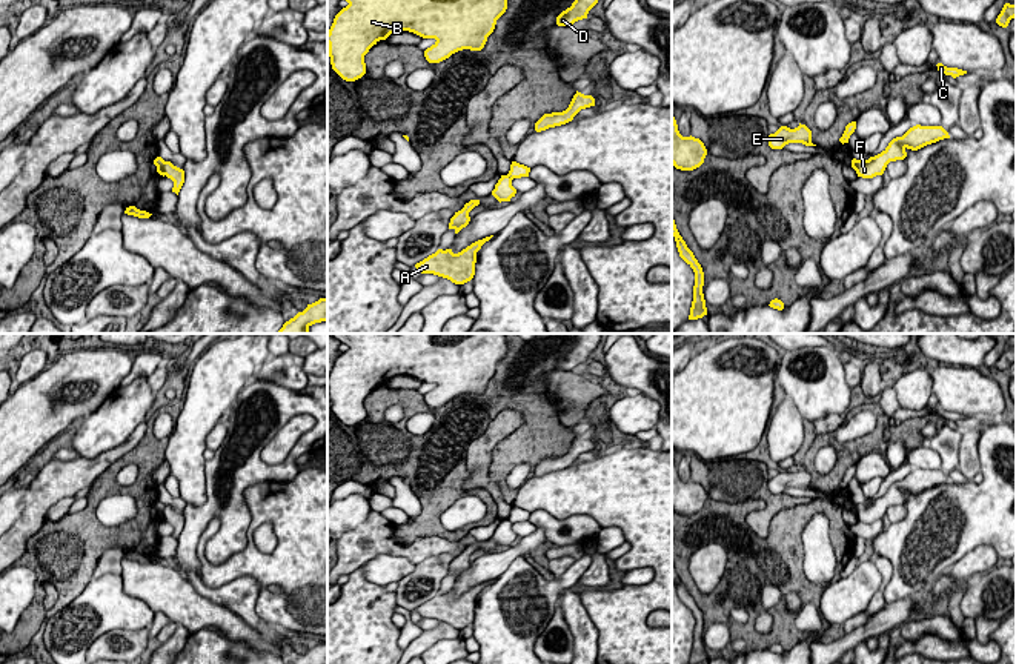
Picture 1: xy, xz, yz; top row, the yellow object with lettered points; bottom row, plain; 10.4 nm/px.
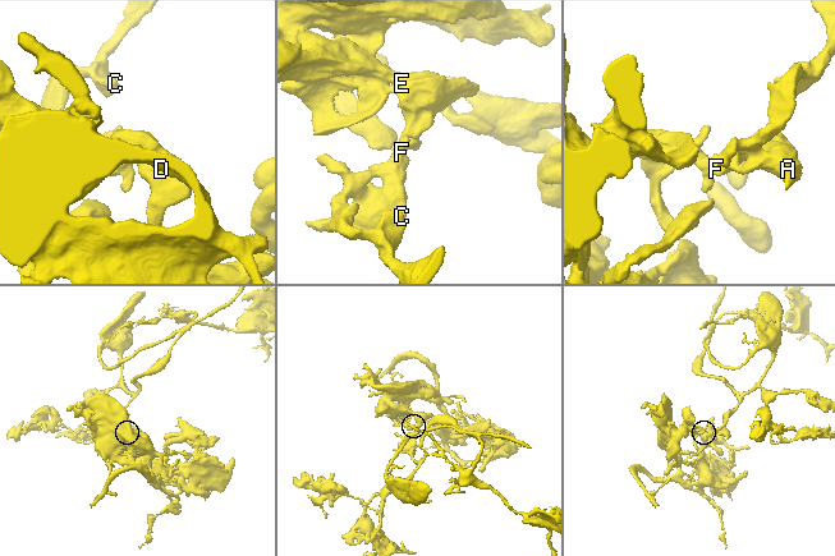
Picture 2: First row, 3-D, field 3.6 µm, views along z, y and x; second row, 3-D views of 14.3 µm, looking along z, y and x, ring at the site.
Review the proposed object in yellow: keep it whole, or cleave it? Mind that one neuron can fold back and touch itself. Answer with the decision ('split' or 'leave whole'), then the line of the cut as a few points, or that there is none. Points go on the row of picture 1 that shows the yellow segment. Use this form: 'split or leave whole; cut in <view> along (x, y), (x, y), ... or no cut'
split; cut in xy along (163, 162), (165, 174)

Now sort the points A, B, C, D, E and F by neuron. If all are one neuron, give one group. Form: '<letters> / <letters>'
A C F / B D E

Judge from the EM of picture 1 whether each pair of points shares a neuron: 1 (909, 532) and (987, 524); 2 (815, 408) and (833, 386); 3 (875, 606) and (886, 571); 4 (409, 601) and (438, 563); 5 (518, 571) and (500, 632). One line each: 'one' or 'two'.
1: one
2: one
3: one
4: one
5: one

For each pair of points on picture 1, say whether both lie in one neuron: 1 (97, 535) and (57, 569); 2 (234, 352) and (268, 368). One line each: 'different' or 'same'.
1: same
2: different

